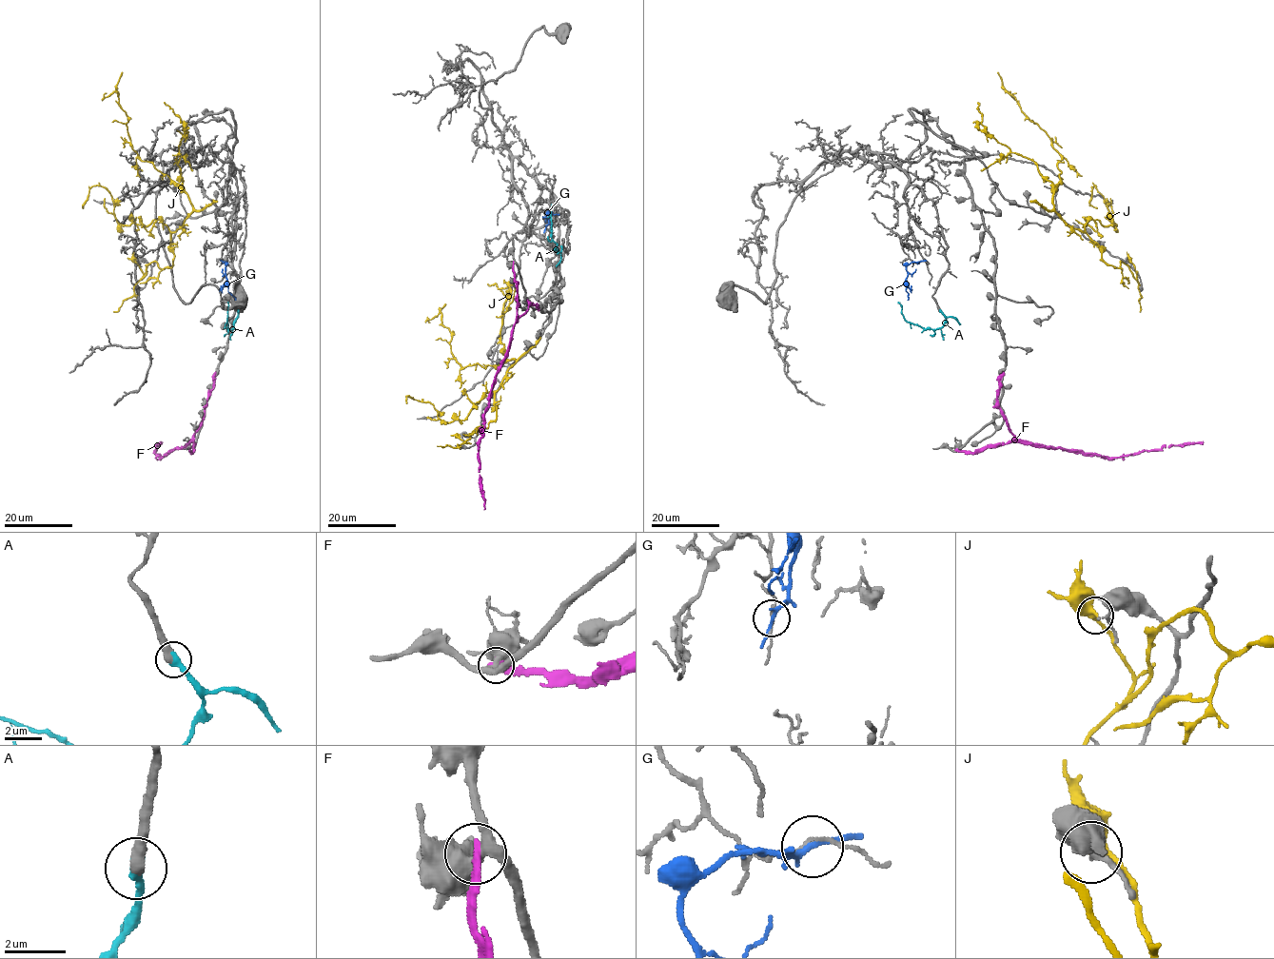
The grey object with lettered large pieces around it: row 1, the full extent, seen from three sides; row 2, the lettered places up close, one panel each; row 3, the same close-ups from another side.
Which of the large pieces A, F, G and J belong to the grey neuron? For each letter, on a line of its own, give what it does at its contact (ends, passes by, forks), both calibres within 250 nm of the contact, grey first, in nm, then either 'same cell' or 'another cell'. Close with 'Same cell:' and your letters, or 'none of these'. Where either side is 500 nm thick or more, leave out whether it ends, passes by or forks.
A: it ends | 440/400 nm | same cell
F: it ends | 320/360 nm | another cell
G: it passes by | 90/170 nm | another cell
J: it passes by | 140/320 nm | another cell
Same cell: A

